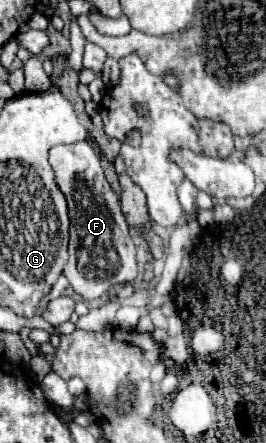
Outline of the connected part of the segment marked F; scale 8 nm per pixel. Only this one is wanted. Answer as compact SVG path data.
M89 142L51 148L49 164L55 170L55 180L69 204L71 238L65 276L81 298L101 298L113 284L131 282L137 276L135 244L129 238L127 222L119 208L119 196L111 190L101 168L101 158Z

